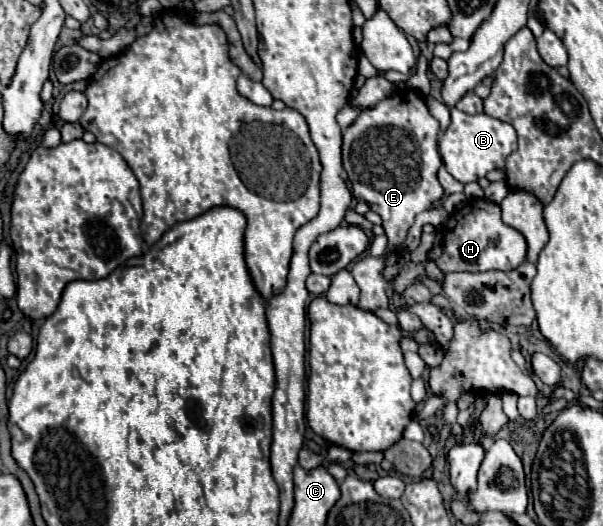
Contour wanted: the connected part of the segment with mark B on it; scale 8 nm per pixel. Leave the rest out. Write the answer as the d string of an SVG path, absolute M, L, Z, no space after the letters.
M451 109L451 125L439 137L439 153L445 169L461 183L477 181L493 169L505 171L505 159L517 149L517 133L509 123L503 123L485 113L467 115L459 109Z

